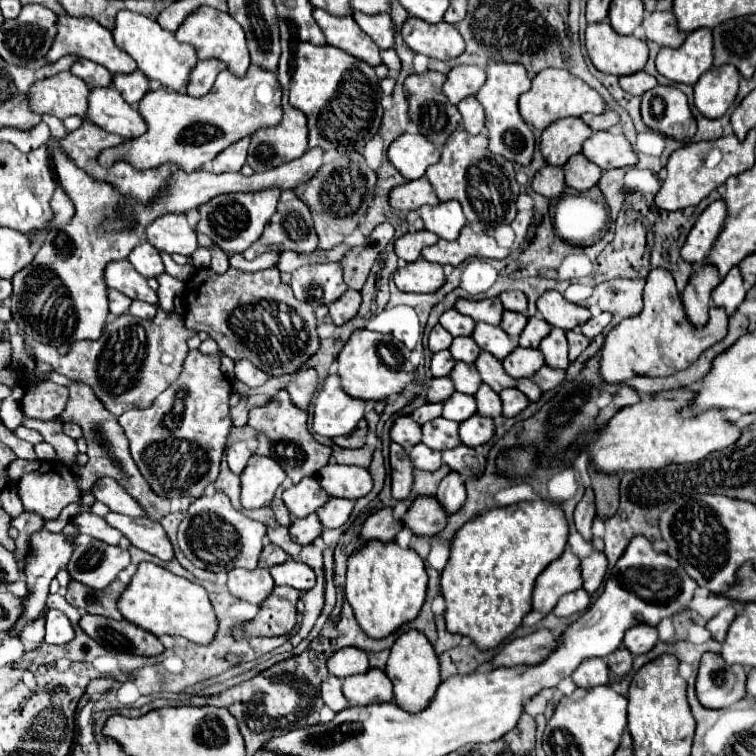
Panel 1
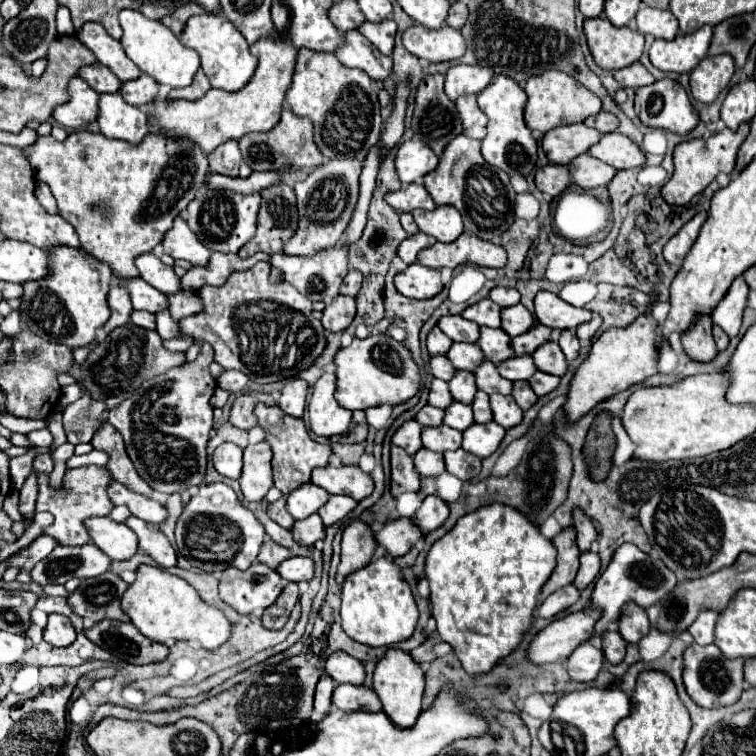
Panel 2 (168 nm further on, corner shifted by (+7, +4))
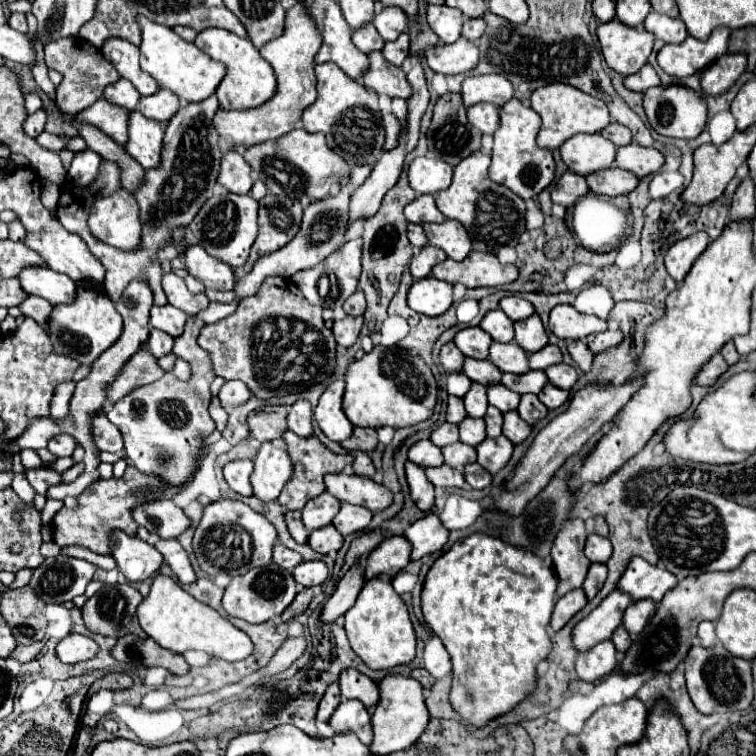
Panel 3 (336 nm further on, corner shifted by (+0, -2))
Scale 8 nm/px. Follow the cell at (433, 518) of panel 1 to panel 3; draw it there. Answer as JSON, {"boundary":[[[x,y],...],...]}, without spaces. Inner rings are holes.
{"boundary":[[[405,536],[385,538],[369,556],[365,566],[365,578],[371,580],[375,576],[395,576],[409,564],[409,542]]]}

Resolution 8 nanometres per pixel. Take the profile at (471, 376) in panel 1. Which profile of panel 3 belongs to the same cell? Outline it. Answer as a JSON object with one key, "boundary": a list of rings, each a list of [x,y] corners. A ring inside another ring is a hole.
{"boundary":[[[471,384],[471,390],[465,394],[465,410],[473,418],[483,418],[487,412],[487,388],[483,384]]]}

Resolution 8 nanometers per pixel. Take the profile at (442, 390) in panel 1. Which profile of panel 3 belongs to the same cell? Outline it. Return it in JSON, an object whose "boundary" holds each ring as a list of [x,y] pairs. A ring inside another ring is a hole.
{"boundary":[[[449,396],[449,400],[447,400],[447,414],[445,414],[447,422],[459,424],[465,416],[467,416],[467,412],[463,408],[463,400],[457,398],[457,396]]]}

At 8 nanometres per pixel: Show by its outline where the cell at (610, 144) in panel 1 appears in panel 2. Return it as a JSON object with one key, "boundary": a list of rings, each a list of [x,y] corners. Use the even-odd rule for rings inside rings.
{"boundary":[[[620,132],[604,134],[600,142],[590,148],[590,154],[618,170],[640,168],[646,164],[646,156],[640,146]]]}

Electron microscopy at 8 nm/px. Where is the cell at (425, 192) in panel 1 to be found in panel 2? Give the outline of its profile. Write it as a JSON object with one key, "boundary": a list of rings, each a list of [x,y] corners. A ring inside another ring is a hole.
{"boundary":[[[408,184],[404,188],[400,188],[398,192],[390,192],[386,196],[386,202],[396,208],[398,212],[412,212],[416,208],[422,210],[434,210],[434,200],[430,198],[430,194],[426,192],[426,188],[422,184]]]}

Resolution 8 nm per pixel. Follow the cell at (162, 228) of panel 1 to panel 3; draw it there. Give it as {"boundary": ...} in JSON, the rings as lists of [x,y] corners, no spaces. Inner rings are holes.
{"boundary":[[[191,244],[183,252],[185,266],[193,278],[211,290],[231,290],[233,288],[233,268],[225,262],[209,256],[199,244]]]}

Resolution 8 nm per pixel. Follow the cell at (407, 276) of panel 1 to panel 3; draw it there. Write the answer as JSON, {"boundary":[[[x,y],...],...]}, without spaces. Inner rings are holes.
{"boundary":[[[433,276],[413,282],[407,296],[409,308],[427,316],[443,314],[451,306],[451,302],[453,302],[453,286]]]}

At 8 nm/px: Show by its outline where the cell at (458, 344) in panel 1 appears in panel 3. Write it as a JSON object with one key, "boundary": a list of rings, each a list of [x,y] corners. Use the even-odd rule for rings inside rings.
{"boundary":[[[465,358],[463,372],[473,382],[479,382],[483,386],[489,386],[489,384],[495,384],[495,382],[501,380],[501,372],[489,360],[469,360],[469,358]]]}

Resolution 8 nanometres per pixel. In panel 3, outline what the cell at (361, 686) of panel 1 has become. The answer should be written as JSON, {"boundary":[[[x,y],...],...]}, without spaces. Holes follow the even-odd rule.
{"boundary":[[[343,700],[331,716],[331,726],[335,732],[353,730],[363,744],[373,742],[371,714],[359,700]]]}

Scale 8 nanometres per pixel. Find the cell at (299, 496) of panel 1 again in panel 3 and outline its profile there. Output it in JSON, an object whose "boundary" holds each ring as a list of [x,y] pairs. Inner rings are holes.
{"boundary":[[[323,492],[321,496],[315,496],[301,510],[305,528],[315,530],[315,528],[323,528],[323,526],[331,524],[331,520],[339,512],[339,508],[341,508],[341,502],[335,496],[331,496],[329,492]]]}

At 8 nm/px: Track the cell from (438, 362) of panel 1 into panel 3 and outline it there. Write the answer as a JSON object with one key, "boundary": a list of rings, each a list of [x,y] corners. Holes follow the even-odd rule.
{"boundary":[[[451,372],[447,376],[447,392],[453,394],[453,396],[463,398],[467,394],[469,386],[471,386],[471,382],[469,382],[469,378],[463,372]]]}

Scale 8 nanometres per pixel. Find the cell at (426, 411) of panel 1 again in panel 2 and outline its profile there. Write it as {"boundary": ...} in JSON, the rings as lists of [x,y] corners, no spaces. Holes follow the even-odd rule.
{"boundary":[[[426,404],[426,406],[418,412],[416,420],[418,420],[424,428],[436,428],[436,426],[442,426],[444,410],[438,410],[438,408],[434,408],[434,406]]]}

